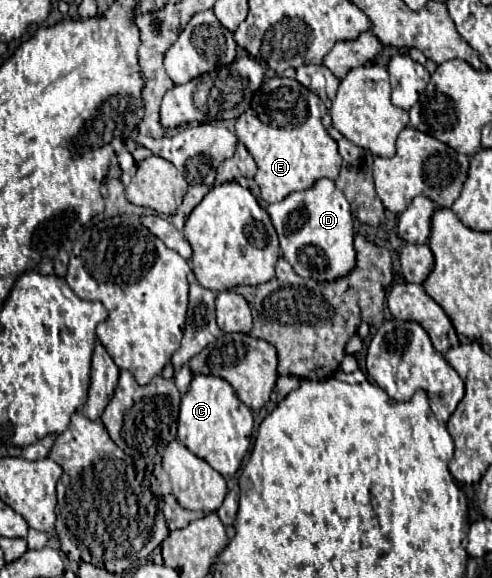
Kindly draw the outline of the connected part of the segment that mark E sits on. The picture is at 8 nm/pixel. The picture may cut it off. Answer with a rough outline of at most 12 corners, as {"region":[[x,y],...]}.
{"region":[[271,77],[235,133],[259,167],[263,201],[281,201],[343,159],[321,99]]}

